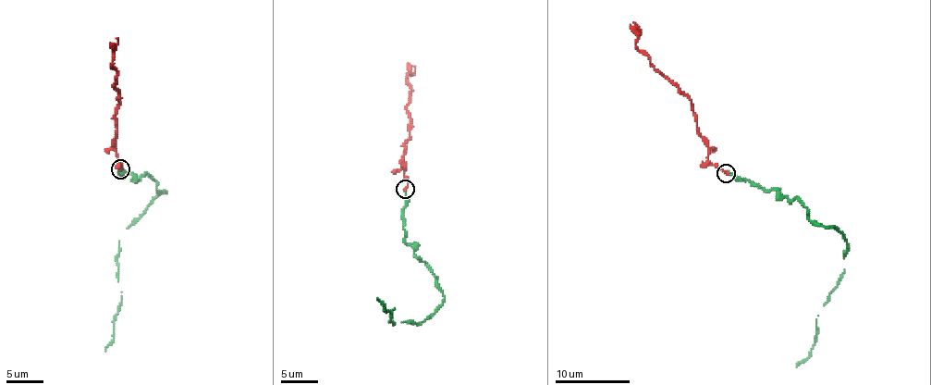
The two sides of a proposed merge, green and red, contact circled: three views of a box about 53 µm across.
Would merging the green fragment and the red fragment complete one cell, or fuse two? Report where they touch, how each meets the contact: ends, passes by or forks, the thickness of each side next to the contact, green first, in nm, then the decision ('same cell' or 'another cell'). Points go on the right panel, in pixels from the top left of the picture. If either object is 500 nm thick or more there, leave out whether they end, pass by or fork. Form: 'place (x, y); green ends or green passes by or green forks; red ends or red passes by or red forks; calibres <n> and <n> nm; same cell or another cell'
place (726, 173); green ends; red ends; calibres 200 and 200 nm; same cell

